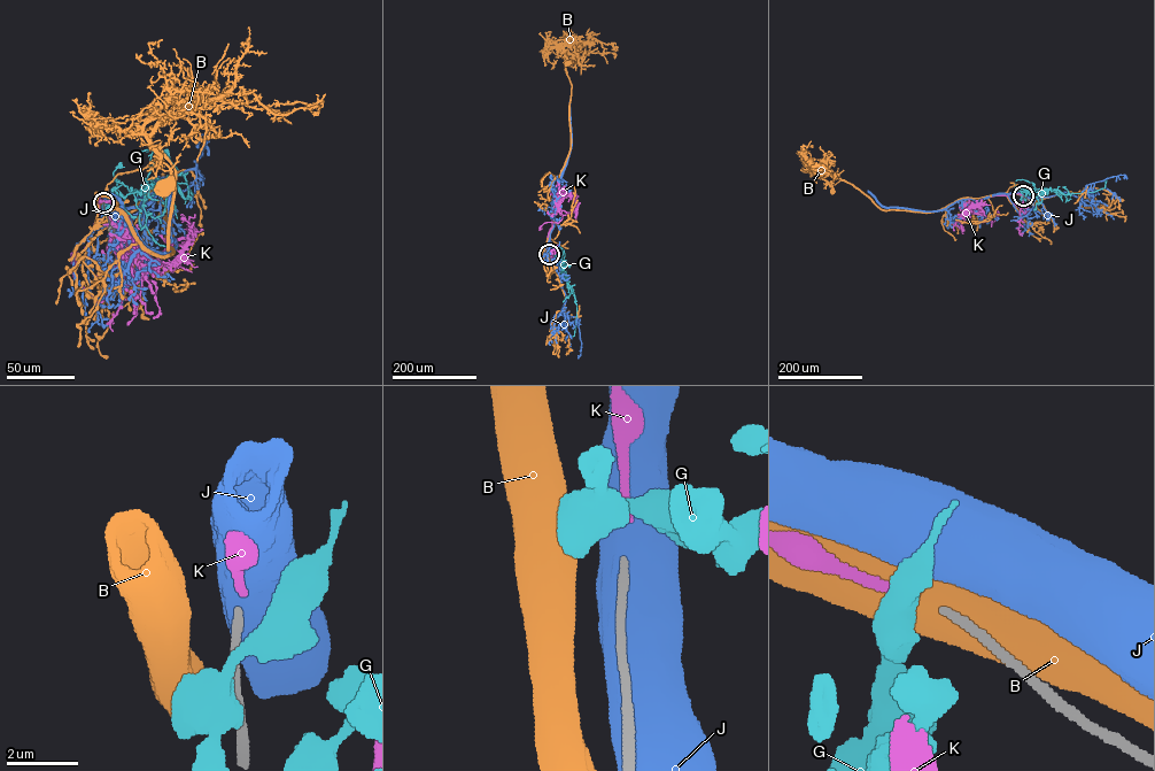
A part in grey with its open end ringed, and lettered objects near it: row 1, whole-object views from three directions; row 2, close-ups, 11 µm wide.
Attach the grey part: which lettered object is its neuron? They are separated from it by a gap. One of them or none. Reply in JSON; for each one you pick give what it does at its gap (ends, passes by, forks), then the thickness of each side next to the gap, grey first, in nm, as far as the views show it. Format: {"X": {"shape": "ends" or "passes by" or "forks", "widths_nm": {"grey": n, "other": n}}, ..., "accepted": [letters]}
{"K": {"shape": "ends", "widths_nm": {"grey": 200, "other": 200}}, "accepted": ["K"]}

